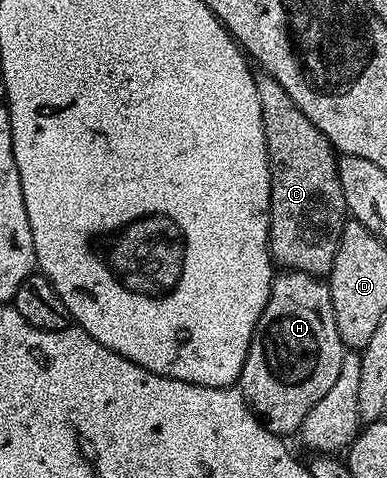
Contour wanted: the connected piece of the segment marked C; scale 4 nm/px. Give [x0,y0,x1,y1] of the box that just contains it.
[256,74,348,278]

